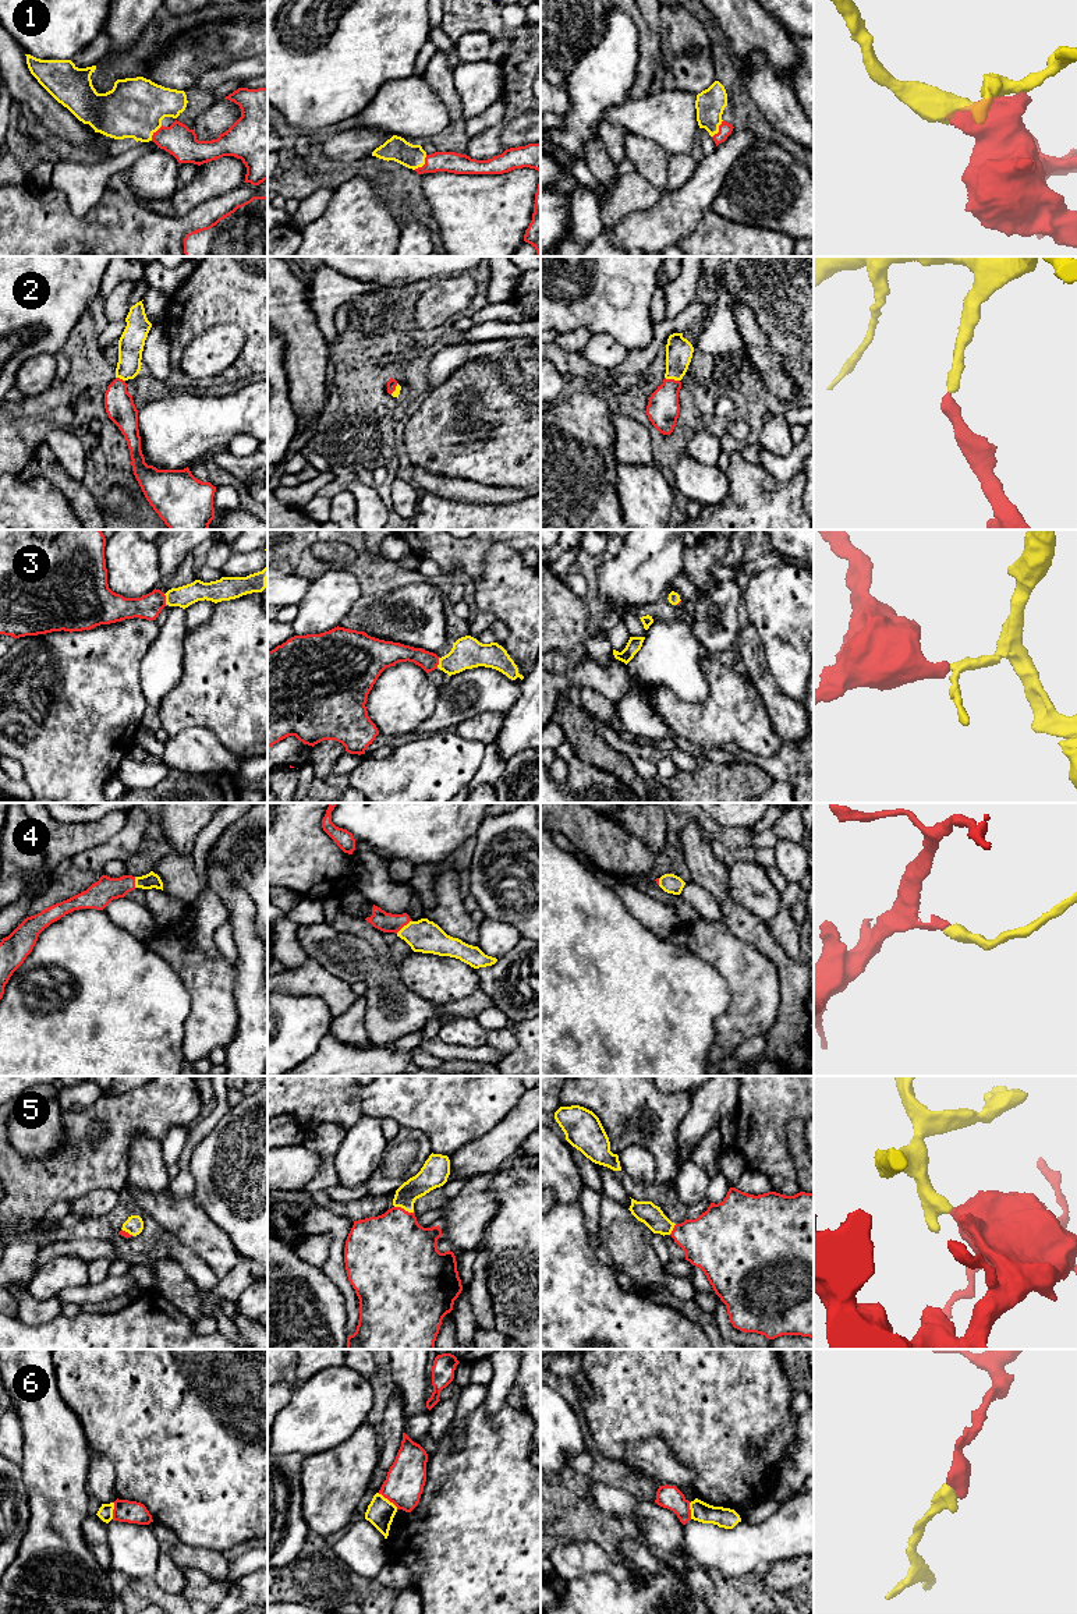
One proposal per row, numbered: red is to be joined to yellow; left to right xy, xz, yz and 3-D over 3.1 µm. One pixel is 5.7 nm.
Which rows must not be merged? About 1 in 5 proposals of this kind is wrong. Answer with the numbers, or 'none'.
6

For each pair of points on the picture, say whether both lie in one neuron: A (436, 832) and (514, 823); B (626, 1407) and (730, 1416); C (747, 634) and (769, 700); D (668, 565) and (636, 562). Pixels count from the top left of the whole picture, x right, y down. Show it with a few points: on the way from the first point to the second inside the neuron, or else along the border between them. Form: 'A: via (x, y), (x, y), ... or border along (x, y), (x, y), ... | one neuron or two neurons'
A: border along (485, 817), (474, 835) | two neurons
B: via (652, 1407), (704, 1407) | one neuron
C: via (751, 651), (764, 683) | one neuron
D: via (659, 560), (644, 560) | one neuron

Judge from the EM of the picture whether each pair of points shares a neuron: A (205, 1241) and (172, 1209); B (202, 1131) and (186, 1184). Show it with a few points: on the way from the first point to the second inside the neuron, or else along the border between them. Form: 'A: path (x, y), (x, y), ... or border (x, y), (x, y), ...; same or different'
A: path (197, 1232), (180, 1217); same
B: path (191, 1143), (184, 1158), (184, 1171); same

